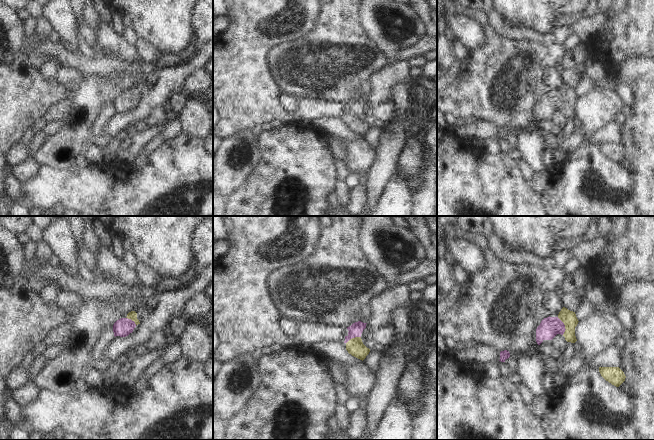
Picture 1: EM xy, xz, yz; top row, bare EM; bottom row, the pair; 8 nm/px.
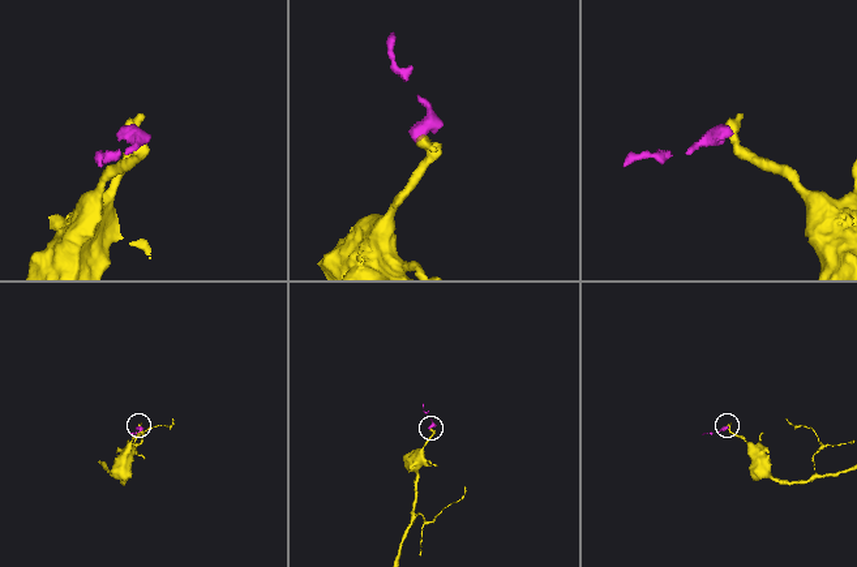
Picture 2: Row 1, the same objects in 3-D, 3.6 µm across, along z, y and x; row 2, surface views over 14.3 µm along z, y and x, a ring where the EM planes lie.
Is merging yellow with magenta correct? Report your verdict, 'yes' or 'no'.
yes

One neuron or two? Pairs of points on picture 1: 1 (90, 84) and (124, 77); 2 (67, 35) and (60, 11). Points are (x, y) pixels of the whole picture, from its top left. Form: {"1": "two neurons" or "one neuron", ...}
{"1": "one neuron", "2": "one neuron"}

